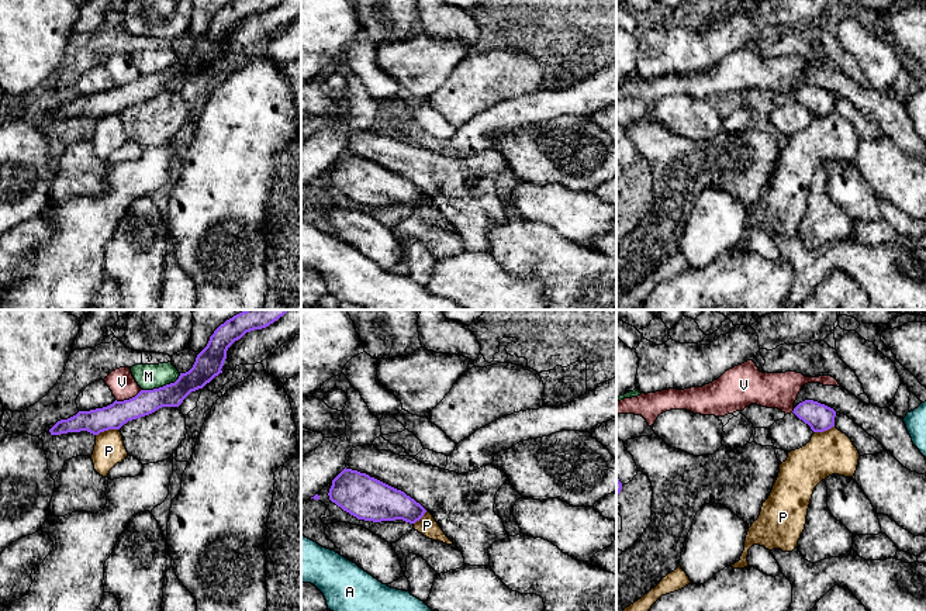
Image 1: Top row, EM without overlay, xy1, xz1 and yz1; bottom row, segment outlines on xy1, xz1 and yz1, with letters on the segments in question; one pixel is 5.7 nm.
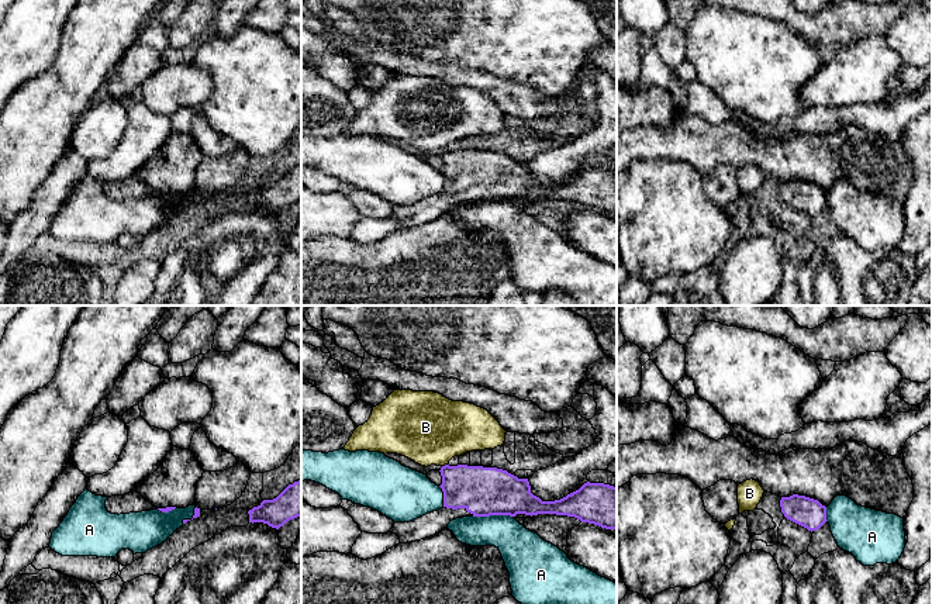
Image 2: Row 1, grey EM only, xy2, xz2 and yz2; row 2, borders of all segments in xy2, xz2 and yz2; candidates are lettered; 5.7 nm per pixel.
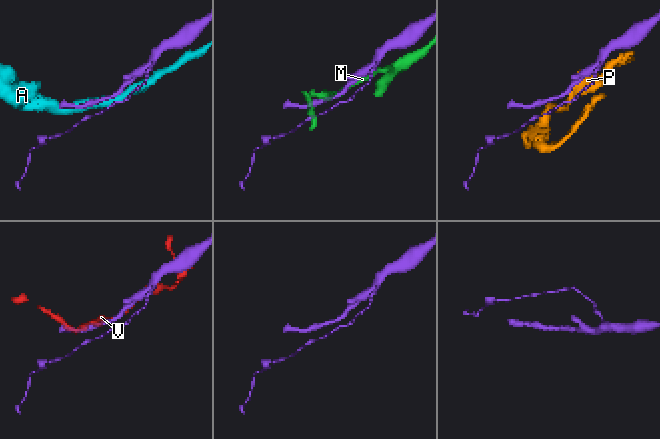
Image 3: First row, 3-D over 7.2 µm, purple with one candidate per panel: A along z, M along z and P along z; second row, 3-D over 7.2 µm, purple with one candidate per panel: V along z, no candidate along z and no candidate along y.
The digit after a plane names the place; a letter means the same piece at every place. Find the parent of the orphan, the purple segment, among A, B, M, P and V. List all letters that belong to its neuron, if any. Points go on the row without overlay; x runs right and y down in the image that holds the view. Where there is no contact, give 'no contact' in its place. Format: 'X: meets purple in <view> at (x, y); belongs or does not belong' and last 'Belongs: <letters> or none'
A: meets purple in xz2 at (493, 199); does not belong
B: meets purple in xz2 at (445, 149); does not belong
M: meets purple in xy1 at (163, 71); does not belong
P: meets purple in xy1 at (107, 114); does not belong
V: meets purple in xy1 at (130, 83); does not belong
Belongs: none

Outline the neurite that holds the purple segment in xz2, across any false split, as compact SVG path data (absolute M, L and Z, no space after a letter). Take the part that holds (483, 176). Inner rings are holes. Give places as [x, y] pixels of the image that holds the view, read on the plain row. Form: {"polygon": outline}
{"polygon": "M445 149L441 152L443 176L443 191L438 196L428 197L410 207L396 207L390 217L400 222L400 228L410 228L434 221L443 215L452 204L463 201L490 201L517 199L538 200L556 199L567 200L598 210L605 214L617 214L617 172L604 168L584 168L579 175L555 186L542 186L531 177L528 163L518 163L507 155L497 152Z"}

